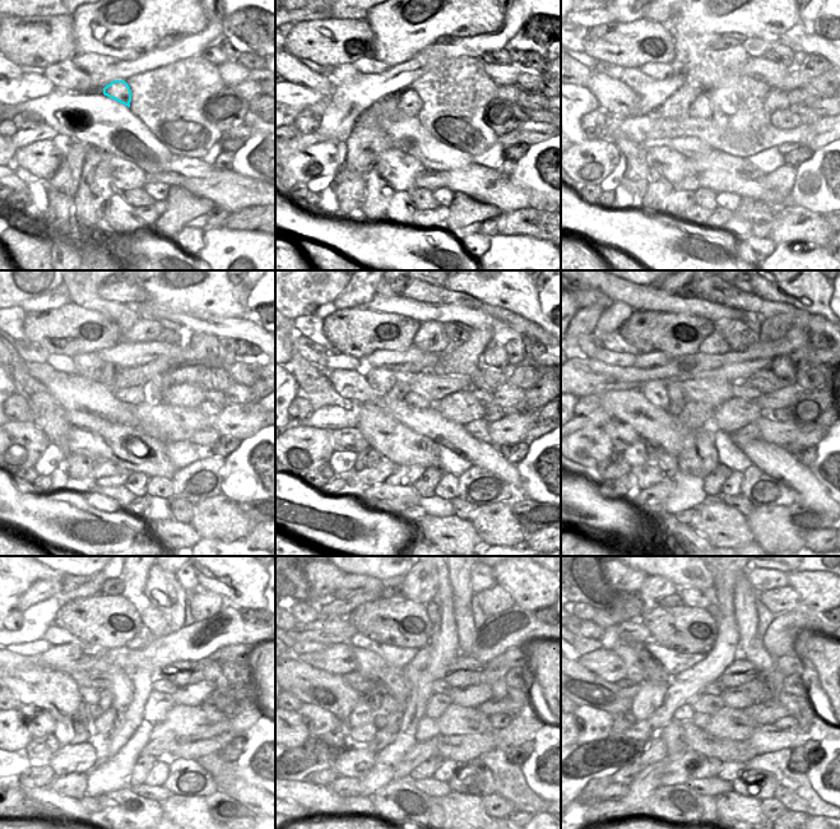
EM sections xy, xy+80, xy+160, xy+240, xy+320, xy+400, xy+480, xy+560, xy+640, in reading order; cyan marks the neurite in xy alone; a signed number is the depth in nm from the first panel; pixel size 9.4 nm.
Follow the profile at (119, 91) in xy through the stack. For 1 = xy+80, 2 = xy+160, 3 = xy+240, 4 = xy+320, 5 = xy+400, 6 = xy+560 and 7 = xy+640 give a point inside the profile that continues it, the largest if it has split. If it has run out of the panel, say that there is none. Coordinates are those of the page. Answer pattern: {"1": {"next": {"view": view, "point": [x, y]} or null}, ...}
{"1": {"next": {"view": "xy+80", "point": [409, 102]}}, "2": {"next": {"view": "xy+160", "point": [700, 107]}}, "3": {"next": {"view": "xy+240", "point": [135, 394]}}, "4": {"next": {"view": "xy+320", "point": [413, 399]}}, "5": {"next": {"view": "xy+400", "point": [695, 413]}}, "6": {"next": {"view": "xy+560", "point": [385, 736]}}, "7": {"next": {"view": "xy+640", "point": [655, 750]}}}

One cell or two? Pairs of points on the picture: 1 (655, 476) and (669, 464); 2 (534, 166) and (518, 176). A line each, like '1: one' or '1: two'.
1: one
2: one

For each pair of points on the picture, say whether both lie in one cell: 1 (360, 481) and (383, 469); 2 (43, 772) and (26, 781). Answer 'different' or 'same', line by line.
1: same
2: same

